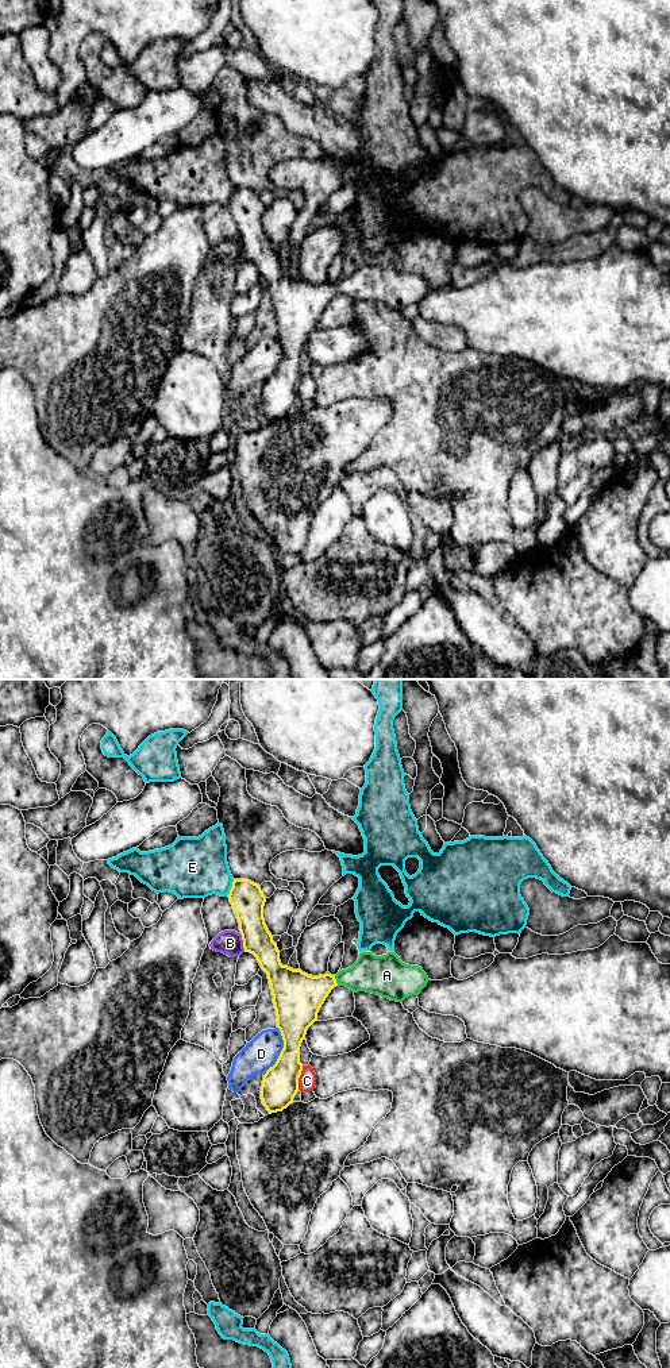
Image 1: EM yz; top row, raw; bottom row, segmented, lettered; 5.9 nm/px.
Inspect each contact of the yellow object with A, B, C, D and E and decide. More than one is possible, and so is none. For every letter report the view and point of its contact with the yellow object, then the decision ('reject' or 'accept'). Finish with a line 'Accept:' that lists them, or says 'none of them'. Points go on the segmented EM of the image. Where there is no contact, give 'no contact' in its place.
A: meets yellow in yz at (335, 981); accept
B: meets yellow in yz at (243, 943); reject
C: meets yellow in yz at (299, 1076); reject
D: meets yellow in yz at (281, 1051); reject
E: meets yellow in yz at (231, 887); reject
Accept: A

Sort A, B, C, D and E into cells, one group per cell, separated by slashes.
A / B / C / D / E

